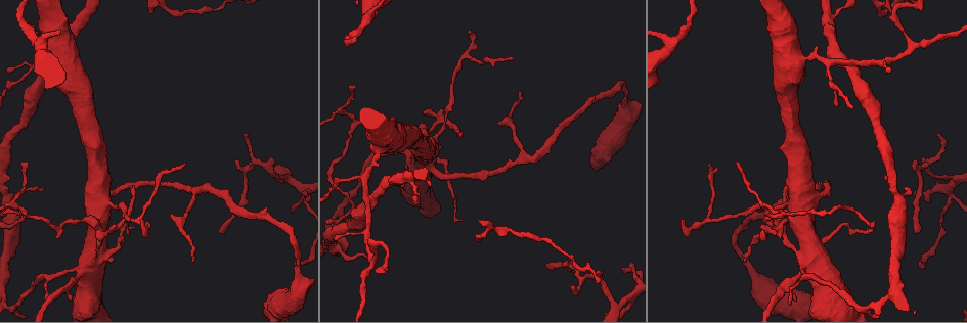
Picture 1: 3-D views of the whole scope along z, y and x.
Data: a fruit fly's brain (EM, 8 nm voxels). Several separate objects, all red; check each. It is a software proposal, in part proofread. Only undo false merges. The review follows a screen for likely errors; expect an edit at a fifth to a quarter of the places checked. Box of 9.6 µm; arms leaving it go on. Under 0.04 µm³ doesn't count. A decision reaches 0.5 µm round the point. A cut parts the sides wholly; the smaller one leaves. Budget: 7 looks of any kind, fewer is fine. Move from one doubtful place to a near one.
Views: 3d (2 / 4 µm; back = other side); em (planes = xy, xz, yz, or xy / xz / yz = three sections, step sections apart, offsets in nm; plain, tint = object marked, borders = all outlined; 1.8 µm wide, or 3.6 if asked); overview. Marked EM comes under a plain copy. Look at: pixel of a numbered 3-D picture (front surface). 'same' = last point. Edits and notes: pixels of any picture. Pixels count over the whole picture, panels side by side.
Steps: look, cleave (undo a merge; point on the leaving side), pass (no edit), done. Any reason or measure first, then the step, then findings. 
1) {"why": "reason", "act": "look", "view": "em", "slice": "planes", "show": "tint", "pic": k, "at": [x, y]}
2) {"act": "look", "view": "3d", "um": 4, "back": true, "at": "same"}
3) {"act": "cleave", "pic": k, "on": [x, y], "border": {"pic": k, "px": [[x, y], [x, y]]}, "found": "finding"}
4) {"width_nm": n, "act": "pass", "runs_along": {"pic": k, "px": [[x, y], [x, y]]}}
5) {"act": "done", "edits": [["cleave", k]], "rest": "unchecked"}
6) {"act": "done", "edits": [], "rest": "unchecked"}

{"act": "look", "view": "em", "slice": "planes", "show": "tint", "pic": 1, "at": [251, 164]}

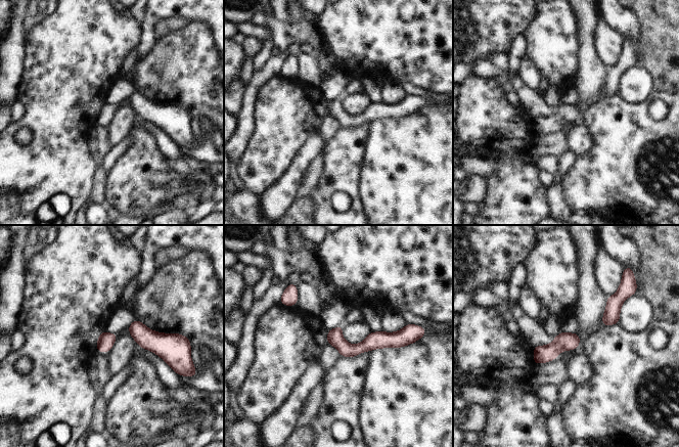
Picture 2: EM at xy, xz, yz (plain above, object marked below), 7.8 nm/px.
{"act": "pass", "found": "one cell here"}

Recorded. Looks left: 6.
{"why": "thick turns thin", "act": "look", "view": "3d", "um": 4, "pic": 1, "at": [430, 167]}

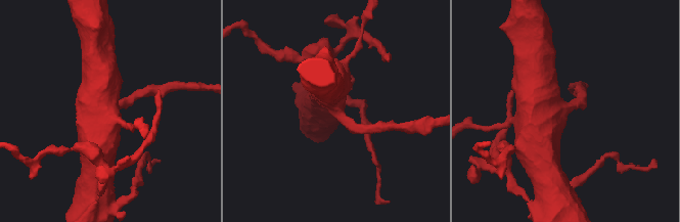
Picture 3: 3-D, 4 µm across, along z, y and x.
{"arms": 4, "act": "look", "view": "em", "um": 3.6, "slice": "planes", "show": "tint", "pic": 3, "at": [339, 107]}

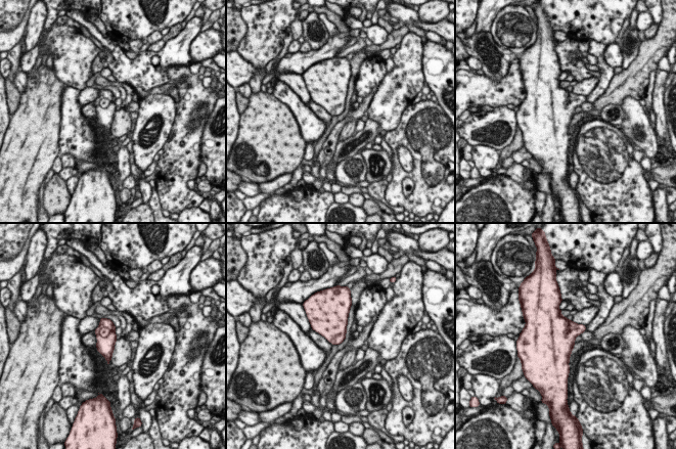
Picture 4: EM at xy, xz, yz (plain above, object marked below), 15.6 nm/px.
{"act": "pass", "found": "all the same cell"}

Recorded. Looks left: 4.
{"act": "look", "view": "3d", "um": 4, "pic": 1, "at": [372, 260]}

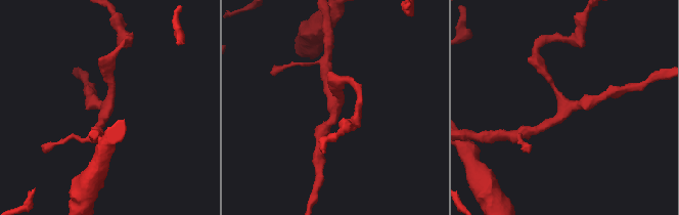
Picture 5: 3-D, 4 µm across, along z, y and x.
{"why": "now the EM", "act": "look", "view": "em", "um": 3.6, "slice": "planes", "show": "tint", "pic": 5, "at": [105, 112]}

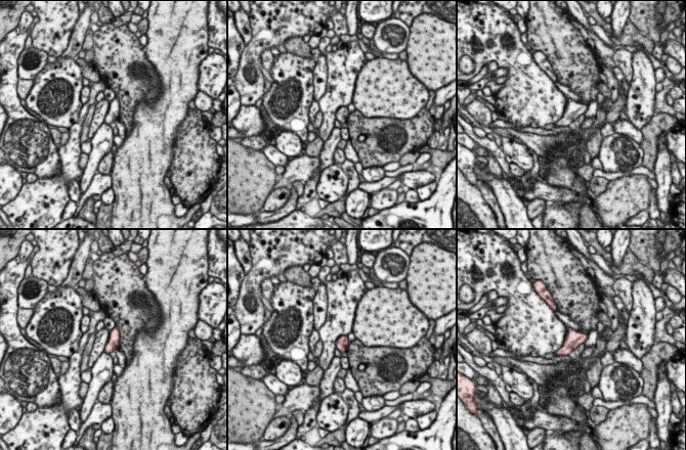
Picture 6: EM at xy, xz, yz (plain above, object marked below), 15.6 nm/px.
{"width_nm": 190, "act": "pass", "found": "continuous, no second cell"}

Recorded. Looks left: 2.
{"act": "done", "edits": [], "rest": "unchecked"}

